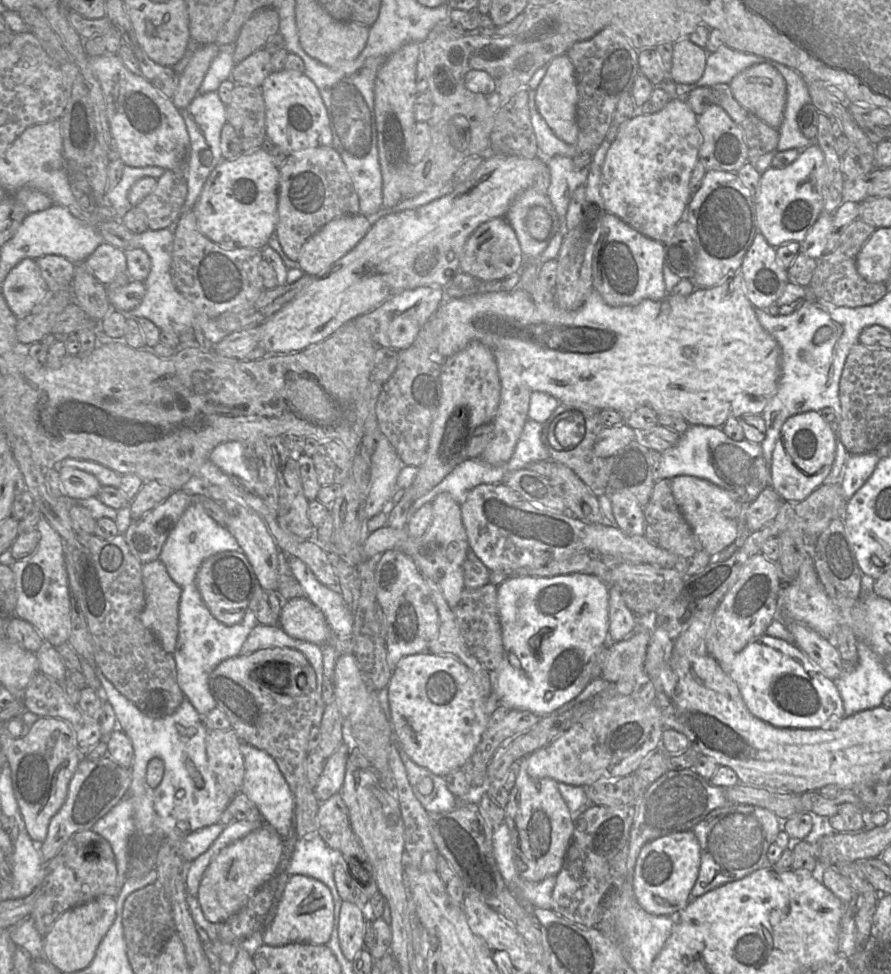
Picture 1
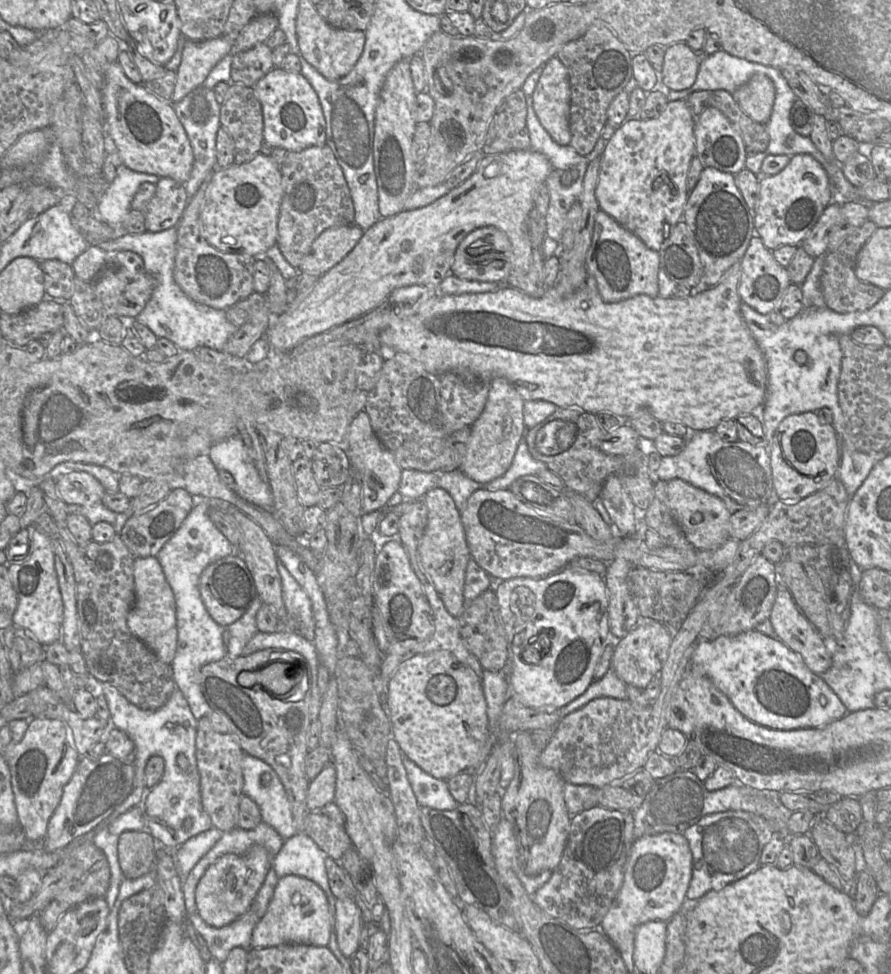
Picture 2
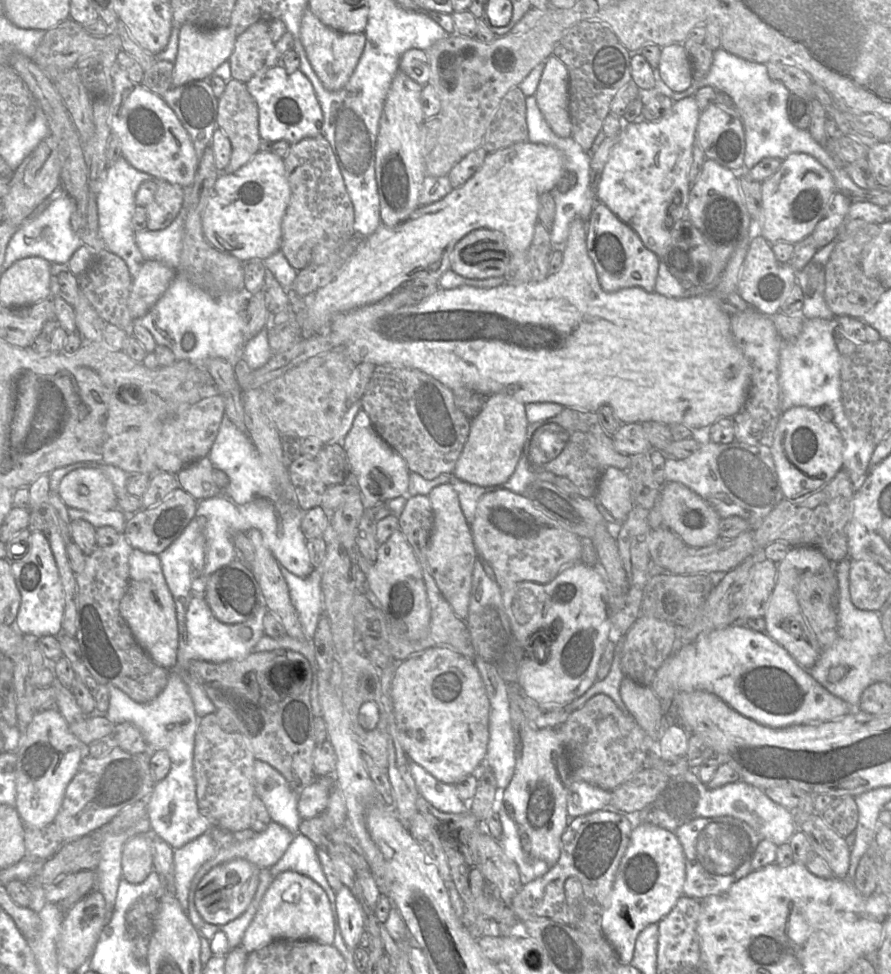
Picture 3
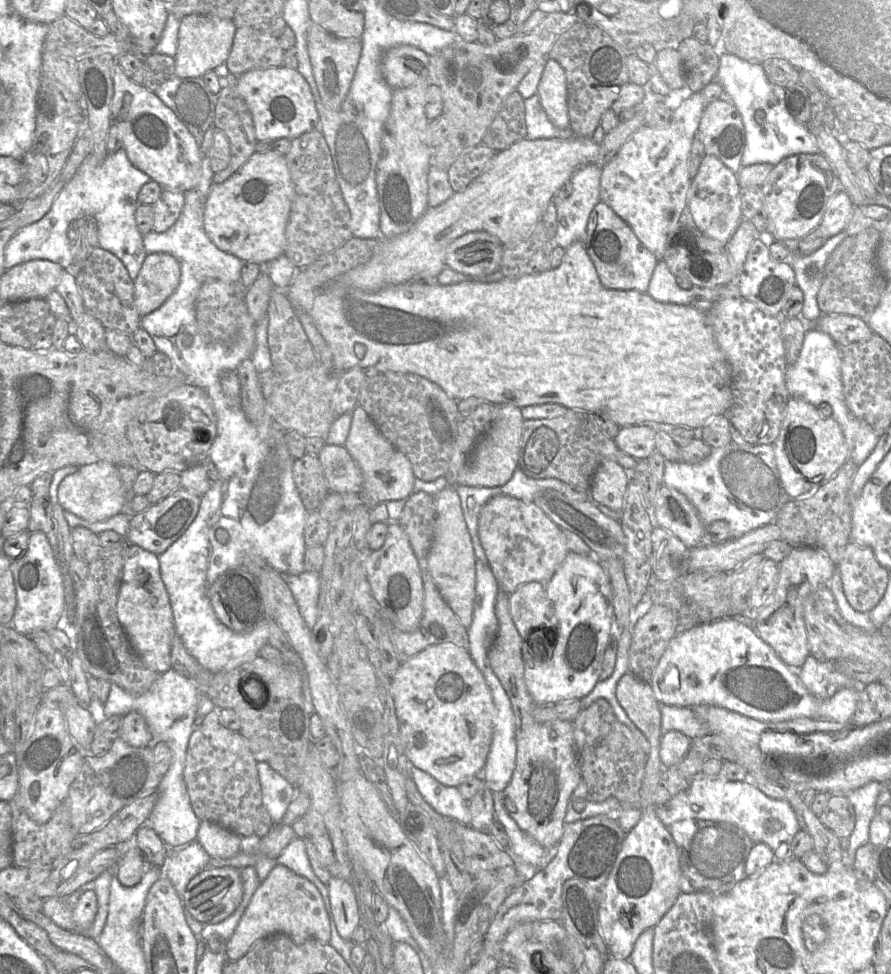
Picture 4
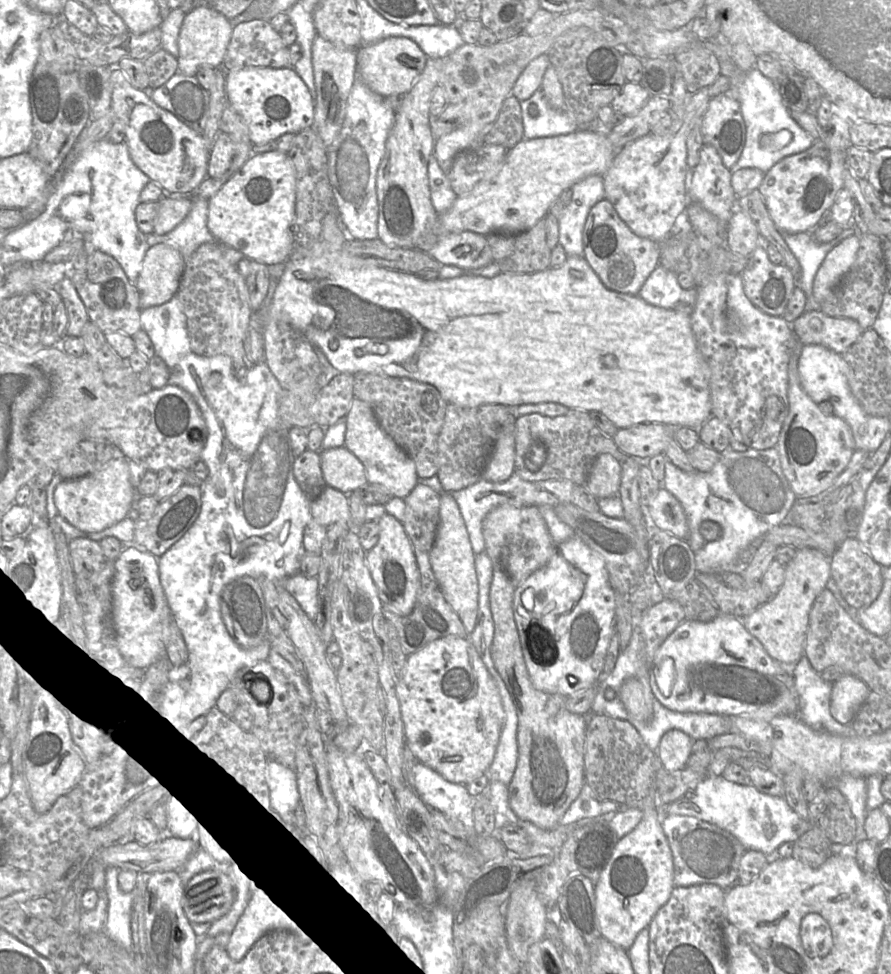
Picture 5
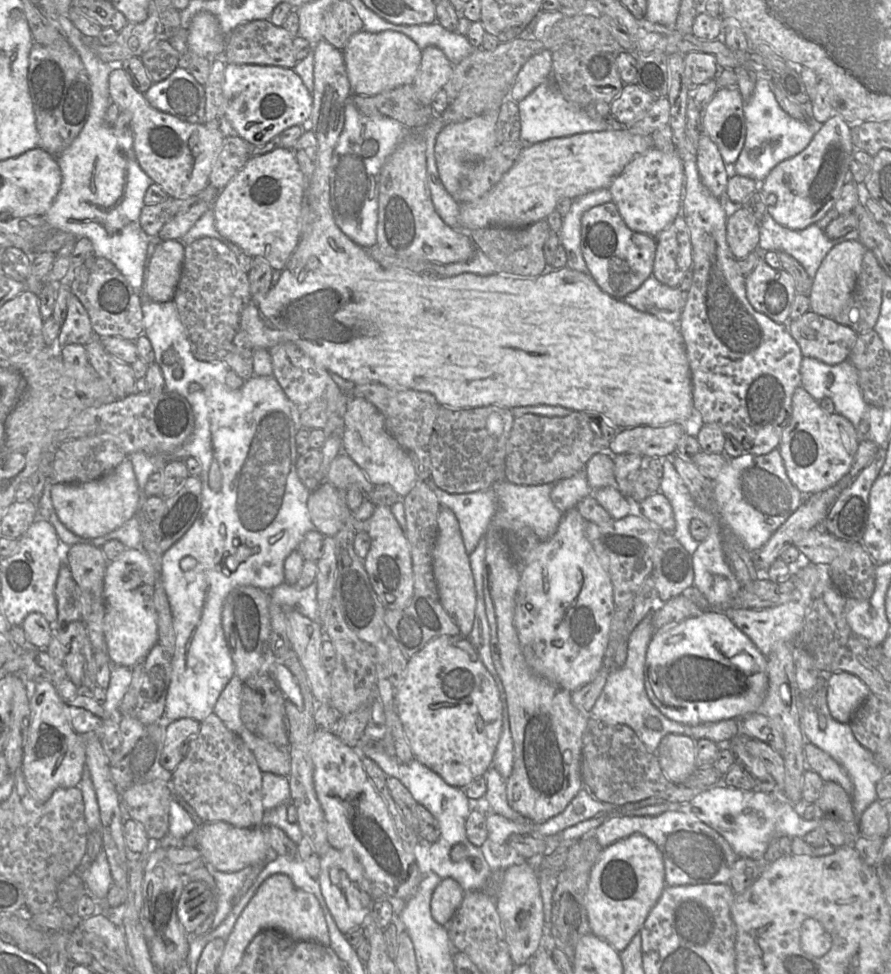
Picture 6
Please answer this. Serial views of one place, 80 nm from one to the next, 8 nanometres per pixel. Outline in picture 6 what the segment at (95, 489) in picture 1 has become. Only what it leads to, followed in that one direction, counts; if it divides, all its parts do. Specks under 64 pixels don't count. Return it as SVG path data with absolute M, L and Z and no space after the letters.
M124 459L107 475L83 483L57 483L52 486L51 500L60 521L74 534L82 538L104 536L137 513L139 488L131 461Z

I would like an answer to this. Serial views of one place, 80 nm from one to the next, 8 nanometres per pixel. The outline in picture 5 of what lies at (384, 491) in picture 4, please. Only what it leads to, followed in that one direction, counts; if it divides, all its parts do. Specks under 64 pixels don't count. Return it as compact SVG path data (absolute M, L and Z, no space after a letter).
M354 397L345 421L344 446L364 465L368 483L384 487L391 497L404 499L418 481L413 459L382 429L367 402Z

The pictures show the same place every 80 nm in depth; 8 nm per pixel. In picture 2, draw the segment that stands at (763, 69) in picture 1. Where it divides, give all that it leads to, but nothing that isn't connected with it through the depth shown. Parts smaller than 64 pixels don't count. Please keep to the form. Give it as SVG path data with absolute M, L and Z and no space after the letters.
M755 75L732 95L746 115L758 123L767 123L775 100L775 88L768 77Z

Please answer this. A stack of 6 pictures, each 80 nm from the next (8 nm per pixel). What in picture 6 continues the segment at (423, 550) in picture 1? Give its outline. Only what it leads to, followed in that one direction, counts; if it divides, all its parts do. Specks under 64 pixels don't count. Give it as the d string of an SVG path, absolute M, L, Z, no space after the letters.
M440 506L438 513L438 535L432 552L432 560L440 600L459 627L460 634L469 636L475 617L475 580L470 566L469 554L463 543L459 522L453 511L444 506Z

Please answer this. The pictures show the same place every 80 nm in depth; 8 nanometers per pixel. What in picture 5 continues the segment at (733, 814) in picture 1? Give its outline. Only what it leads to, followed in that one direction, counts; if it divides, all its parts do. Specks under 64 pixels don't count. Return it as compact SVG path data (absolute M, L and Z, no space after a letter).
M667 815L661 825L673 855L675 887L715 884L727 890L737 883L739 863L747 849L735 836L693 816Z

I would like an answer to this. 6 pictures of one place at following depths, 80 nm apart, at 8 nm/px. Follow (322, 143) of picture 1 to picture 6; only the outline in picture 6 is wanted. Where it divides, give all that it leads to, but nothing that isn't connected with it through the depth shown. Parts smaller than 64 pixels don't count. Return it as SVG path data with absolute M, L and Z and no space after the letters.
M226 64L223 84L223 118L235 135L252 146L264 146L295 125L307 125L313 96L292 68L273 65Z

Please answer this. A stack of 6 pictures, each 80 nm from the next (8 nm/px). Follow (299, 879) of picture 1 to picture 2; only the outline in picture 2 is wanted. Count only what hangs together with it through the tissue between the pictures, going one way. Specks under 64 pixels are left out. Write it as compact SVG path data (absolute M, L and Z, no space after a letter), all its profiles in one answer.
M286 875L279 878L266 913L253 929L251 948L288 943L328 947L330 935L330 912L325 892L305 877Z

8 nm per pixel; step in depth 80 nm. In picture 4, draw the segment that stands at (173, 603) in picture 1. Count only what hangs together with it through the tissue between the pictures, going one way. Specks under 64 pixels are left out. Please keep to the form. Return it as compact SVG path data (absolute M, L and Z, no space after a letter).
M130 545L125 557L117 614L134 650L146 666L159 674L171 669L171 648L176 631L169 595L161 577L159 555Z

